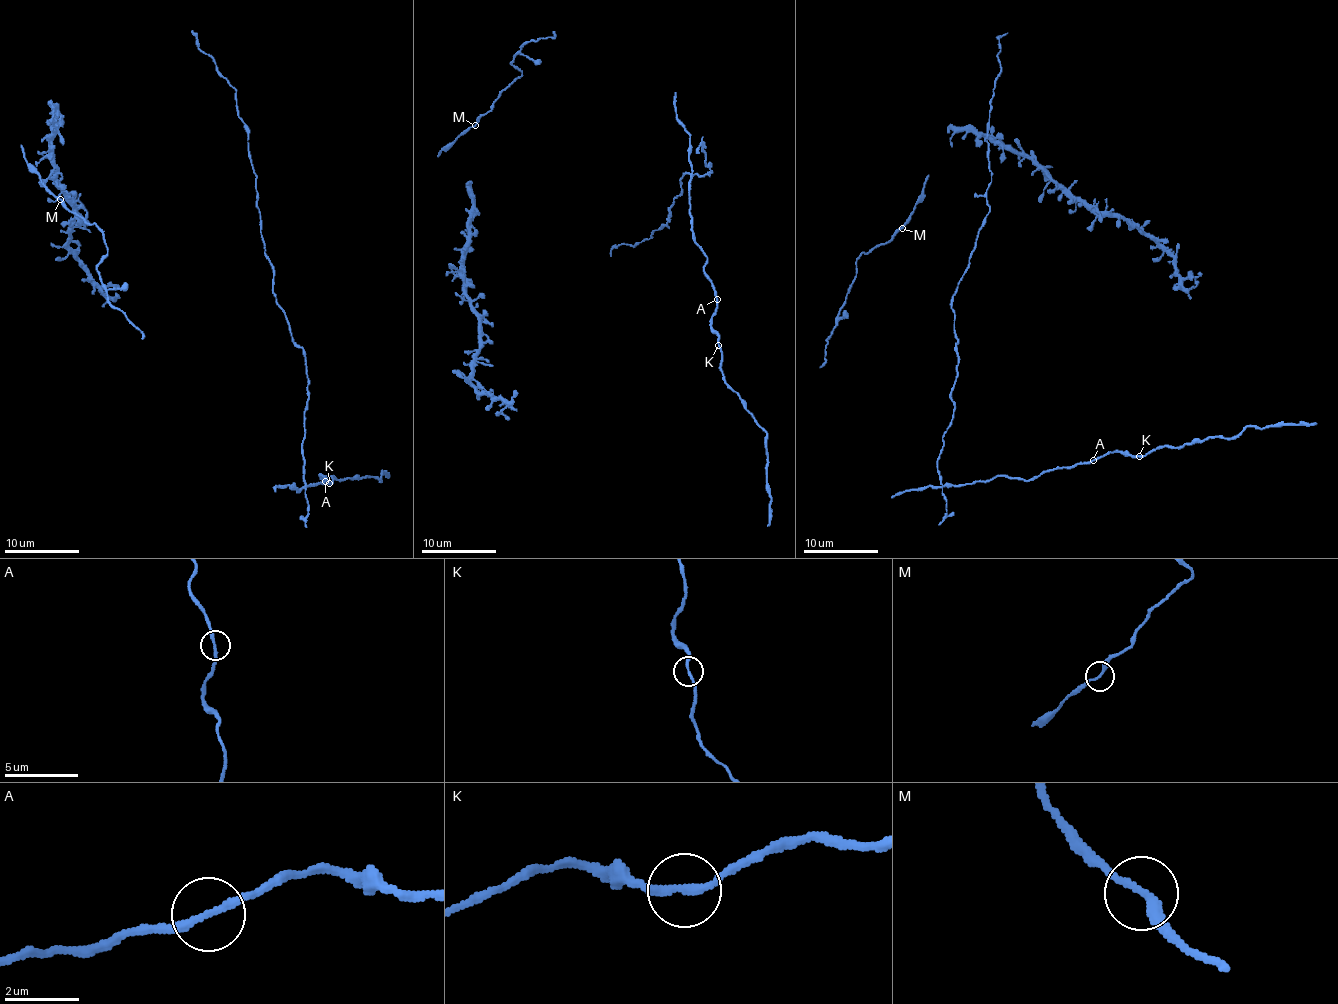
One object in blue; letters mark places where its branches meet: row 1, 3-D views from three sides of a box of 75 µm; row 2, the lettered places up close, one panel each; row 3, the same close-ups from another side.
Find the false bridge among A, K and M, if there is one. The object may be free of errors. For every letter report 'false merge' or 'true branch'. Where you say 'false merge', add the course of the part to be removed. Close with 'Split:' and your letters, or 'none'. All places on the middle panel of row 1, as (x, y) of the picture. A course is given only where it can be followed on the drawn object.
A: true branch
K: true branch
M: true branch
Split: none

